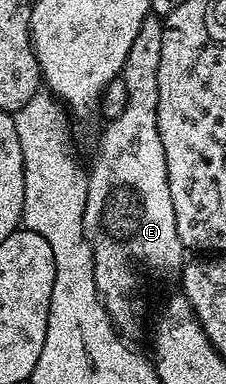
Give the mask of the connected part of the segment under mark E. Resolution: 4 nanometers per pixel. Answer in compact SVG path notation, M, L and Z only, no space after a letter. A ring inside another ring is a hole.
M150 16L143 20L139 36L127 52L123 77L127 88L127 106L117 118L104 124L105 131L97 142L97 155L93 167L88 167L87 204L83 212L83 228L93 253L95 288L105 306L107 316L113 321L118 334L126 340L134 340L146 333L145 298L141 295L141 281L145 274L173 274L182 269L187 258L185 245L179 240L175 228L175 204L171 204L171 188L167 184L167 160L163 156L163 140L159 140L157 109L159 108L159 56L163 56L163 22Z

